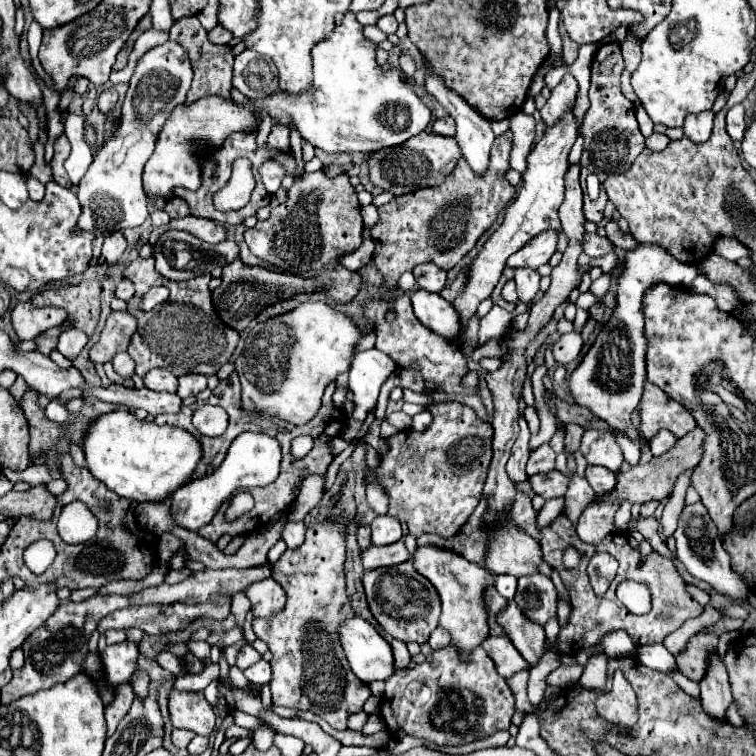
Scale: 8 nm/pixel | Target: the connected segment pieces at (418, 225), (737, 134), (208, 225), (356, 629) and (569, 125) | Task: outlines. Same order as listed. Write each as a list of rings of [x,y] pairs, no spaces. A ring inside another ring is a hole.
[[[510,129],[496,137],[490,151],[490,169],[482,177],[474,177],[466,159],[460,157],[454,171],[438,187],[418,189],[408,195],[394,197],[390,203],[378,207],[378,225],[372,227],[376,243],[374,265],[384,275],[384,283],[378,295],[384,299],[396,297],[398,279],[402,273],[412,271],[420,263],[434,263],[444,271],[450,271],[478,241],[478,237],[490,229],[498,213],[514,197],[516,187],[504,177],[510,169],[512,137]]]
[[[740,103],[734,105],[726,115],[726,131],[734,141],[742,141],[746,131],[746,121],[744,121],[744,107]]]
[[[188,215],[184,219],[174,219],[174,221],[170,221],[166,225],[154,228],[149,238],[153,249],[158,237],[170,229],[184,229],[184,231],[188,231],[188,233],[192,233],[198,239],[208,241],[208,243],[222,243],[226,239],[226,229],[224,229],[222,223],[216,223],[216,221],[210,221],[210,219],[198,219],[194,215]]]
[[[352,617],[340,625],[340,643],[352,671],[362,683],[386,681],[396,673],[392,647],[362,617]]]
[[[572,105],[570,109],[566,109],[566,113],[562,115],[560,121],[546,127],[544,137],[534,145],[532,153],[528,155],[528,169],[522,175],[522,189],[518,191],[516,201],[506,209],[502,225],[486,241],[484,249],[474,257],[474,261],[470,265],[470,281],[468,281],[464,293],[452,303],[454,309],[460,313],[462,325],[466,325],[468,319],[476,313],[478,303],[482,299],[490,297],[492,289],[496,287],[496,283],[502,275],[502,269],[506,267],[506,259],[512,253],[516,253],[518,249],[522,249],[532,237],[536,237],[538,233],[542,233],[546,229],[556,229],[556,231],[560,231],[558,249],[560,251],[566,249],[568,241],[560,229],[558,207],[564,197],[564,175],[568,169],[568,153],[570,153],[576,137],[578,137],[578,119],[574,117],[574,105]]]

